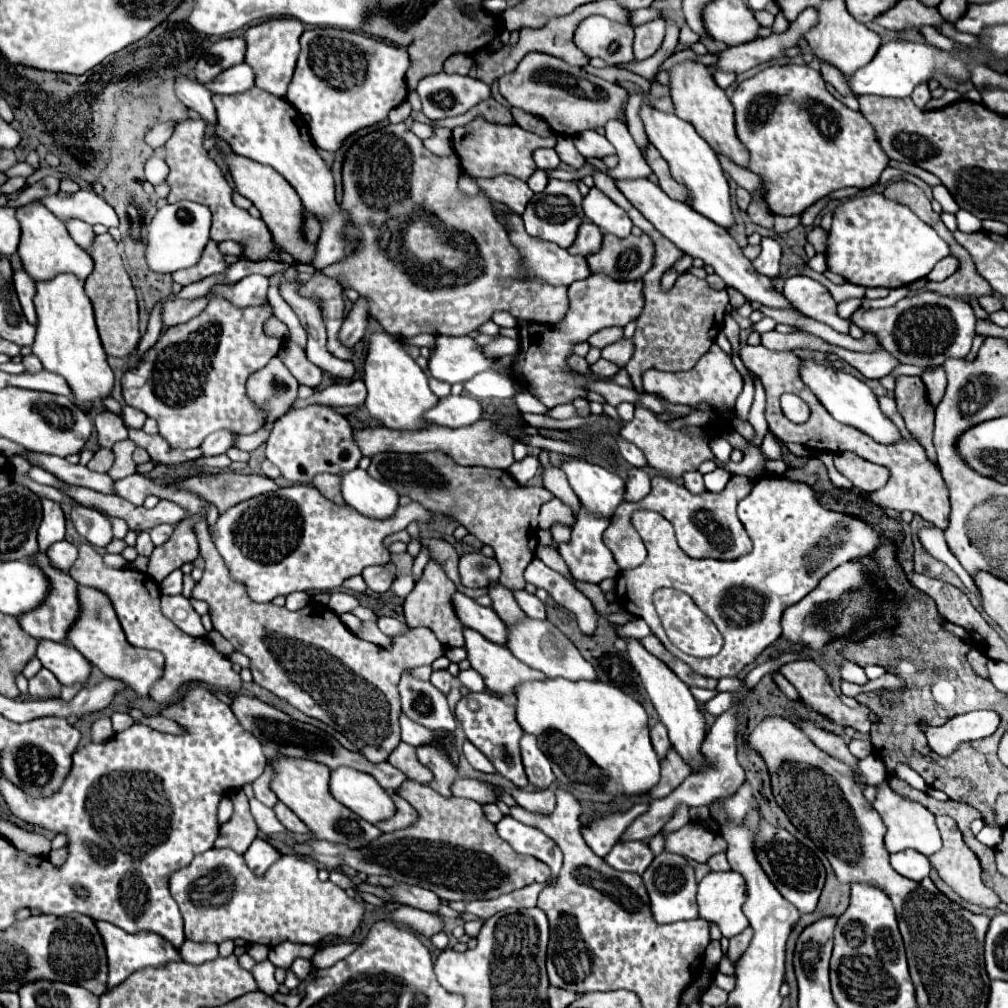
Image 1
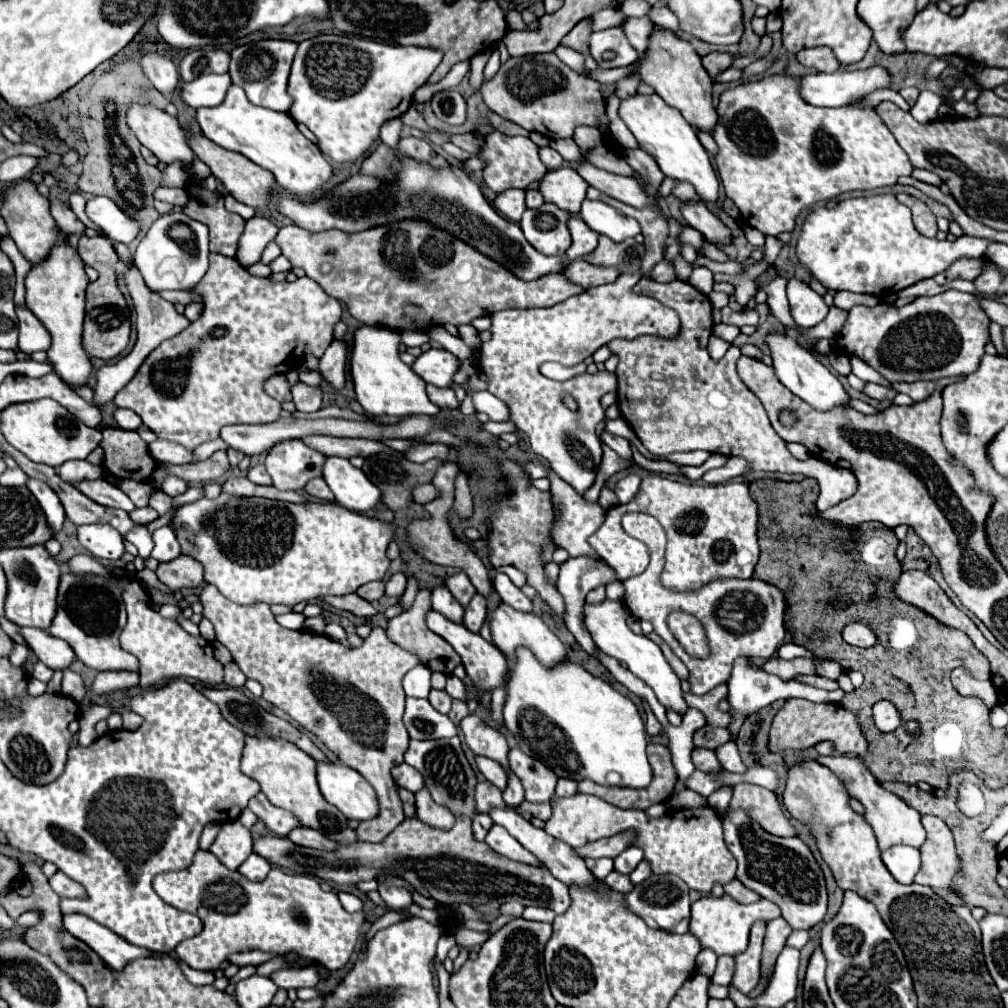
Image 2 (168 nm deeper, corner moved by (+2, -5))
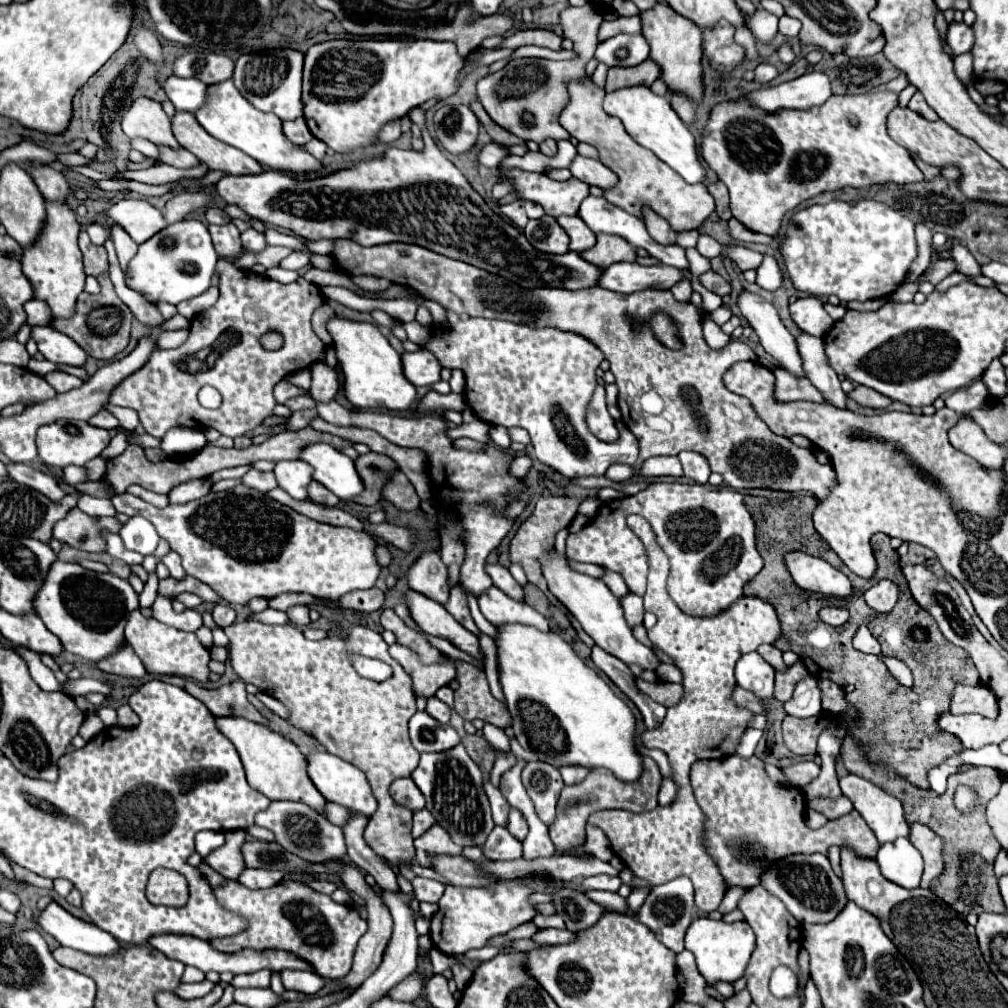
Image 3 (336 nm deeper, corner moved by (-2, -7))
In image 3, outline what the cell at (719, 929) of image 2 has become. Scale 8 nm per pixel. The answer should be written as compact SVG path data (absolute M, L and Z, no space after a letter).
M696 918L688 932L686 932L686 950L690 950L696 956L696 964L700 974L706 978L708 984L716 980L726 980L726 982L736 982L742 978L748 960L752 956L752 950L756 946L754 932L746 920L740 922L724 922L724 920L712 920L712 918Z

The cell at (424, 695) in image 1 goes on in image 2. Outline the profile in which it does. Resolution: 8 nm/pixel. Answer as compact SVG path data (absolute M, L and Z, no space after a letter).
M406 698L404 726L414 740L438 740L458 734L456 726L448 716L438 714L428 700L420 698Z

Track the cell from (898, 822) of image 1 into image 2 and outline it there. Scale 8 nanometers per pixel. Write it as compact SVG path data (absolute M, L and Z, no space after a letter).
M818 756L816 762L826 764L842 780L850 798L856 798L864 806L864 818L872 826L872 830L878 838L880 850L886 850L894 844L908 844L908 846L914 846L914 848L922 846L922 840L926 840L926 832L920 824L920 812L916 812L914 808L904 804L896 794L884 790L878 784L878 780L870 772L866 772L866 766L862 766L862 758L858 758L858 756L854 756L854 758L848 758L848 756Z

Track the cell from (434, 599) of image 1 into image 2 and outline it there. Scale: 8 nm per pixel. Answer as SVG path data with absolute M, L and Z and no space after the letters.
M420 590L418 596L416 596L414 606L412 606L408 612L398 614L396 618L392 618L392 620L388 622L386 634L388 634L388 638L390 638L394 644L398 644L398 646L402 646L404 650L416 654L418 660L420 660L420 664L426 666L430 672L442 672L442 674L450 676L450 674L454 672L454 668L460 664L460 656L456 654L456 650L454 650L444 638L440 638L438 634L434 634L434 632L428 630L426 618L424 618L424 614L426 614L428 610L430 610L430 590Z

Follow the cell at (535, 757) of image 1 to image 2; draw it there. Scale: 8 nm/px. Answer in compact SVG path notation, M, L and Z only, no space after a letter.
M518 748L510 750L508 762L510 762L512 772L520 778L526 790L528 802L546 802L554 796L558 776L550 768L546 768L542 762L530 758Z

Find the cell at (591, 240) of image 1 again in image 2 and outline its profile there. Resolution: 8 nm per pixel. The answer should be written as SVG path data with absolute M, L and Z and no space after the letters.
M572 216L568 218L568 230L570 230L570 236L572 236L572 246L566 250L566 256L570 260L578 260L586 254L590 254L596 244L598 244L598 234L594 234L594 230L590 230L582 218L578 216Z

